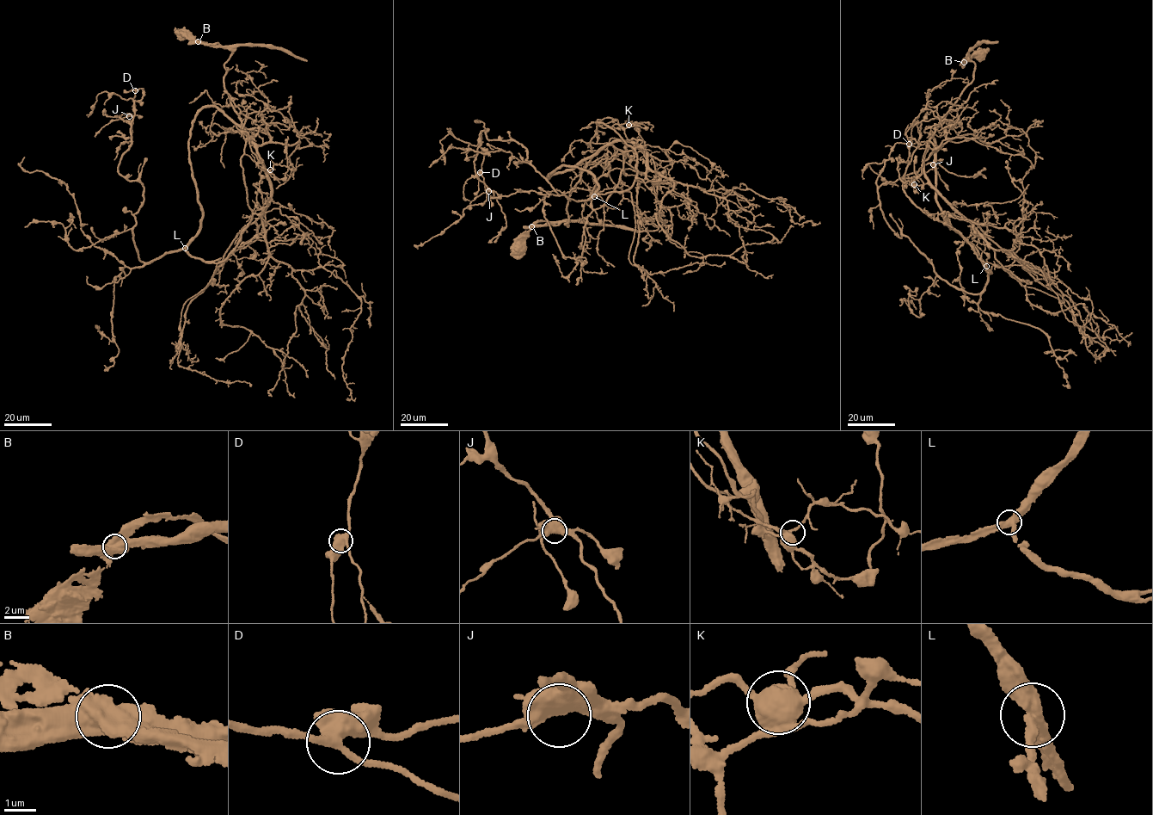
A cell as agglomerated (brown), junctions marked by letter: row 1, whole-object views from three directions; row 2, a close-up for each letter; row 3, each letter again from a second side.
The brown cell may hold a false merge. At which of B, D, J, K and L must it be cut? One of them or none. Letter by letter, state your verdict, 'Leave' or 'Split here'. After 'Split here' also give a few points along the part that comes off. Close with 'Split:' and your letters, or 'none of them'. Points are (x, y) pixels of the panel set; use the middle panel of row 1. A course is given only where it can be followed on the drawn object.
B: Split here. Course of the part to remove: (531, 226), (573, 221), (617, 225), (642, 231)
D: Leave
J: Leave
K: Leave
L: Leave
Split: B

